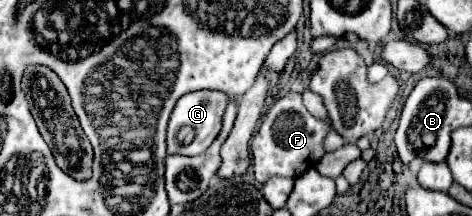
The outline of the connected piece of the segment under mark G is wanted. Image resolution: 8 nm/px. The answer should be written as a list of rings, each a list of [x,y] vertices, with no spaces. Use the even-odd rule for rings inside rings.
[[[200,90],[182,96],[168,122],[168,154],[182,154],[182,156],[198,156],[202,154],[218,136],[222,128],[222,114],[226,110],[228,98],[222,92],[214,90]]]

